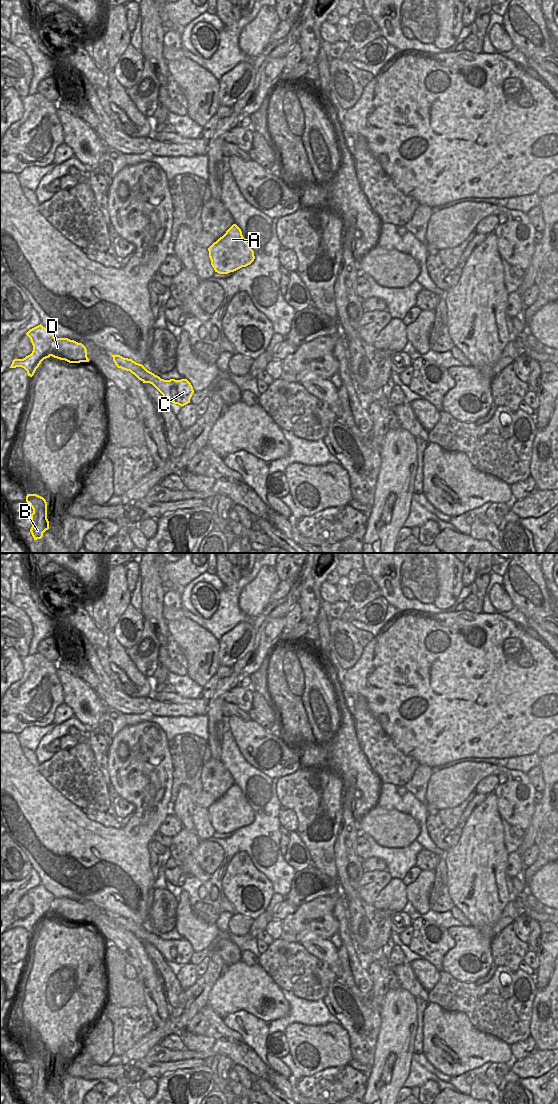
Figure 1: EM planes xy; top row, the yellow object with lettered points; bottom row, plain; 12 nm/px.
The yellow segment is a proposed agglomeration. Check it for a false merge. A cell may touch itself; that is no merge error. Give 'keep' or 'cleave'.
cleave

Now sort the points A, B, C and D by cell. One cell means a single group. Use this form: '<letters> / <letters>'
A C / B D

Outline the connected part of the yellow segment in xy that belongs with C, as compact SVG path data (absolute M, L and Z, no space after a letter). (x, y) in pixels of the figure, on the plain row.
M149 932L147 939L143 943L152 944L167 962L172 962L180 966L190 963L190 959L194 953L193 947L187 939L164 940L152 932Z

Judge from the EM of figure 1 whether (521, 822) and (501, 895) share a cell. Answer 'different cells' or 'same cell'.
different cells

